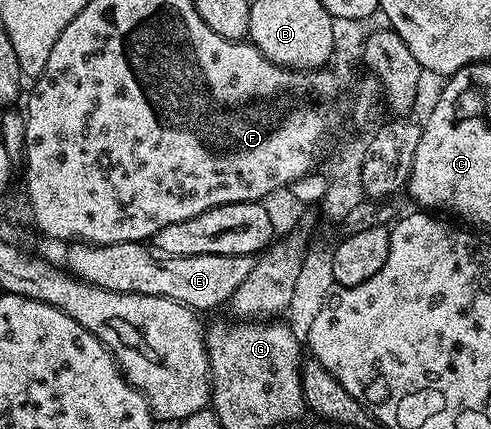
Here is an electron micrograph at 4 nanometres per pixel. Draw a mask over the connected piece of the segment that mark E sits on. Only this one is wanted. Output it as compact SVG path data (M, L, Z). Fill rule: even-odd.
M72 242L67 245L67 271L85 284L93 284L111 292L125 292L126 294L146 294L147 296L161 296L177 300L187 308L216 308L219 304L227 305L232 299L234 290L246 282L246 274L250 274L254 260L250 256L223 256L222 254L198 254L190 258L174 258L162 256L144 242L118 242L117 244L85 244Z

